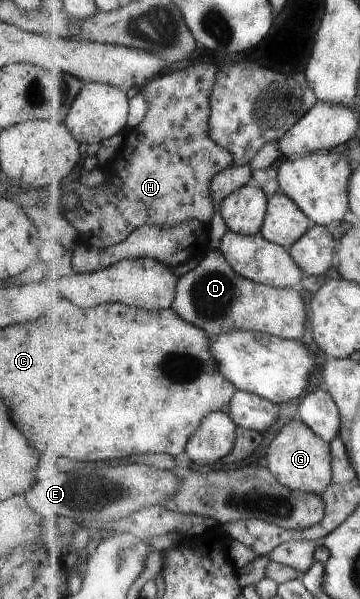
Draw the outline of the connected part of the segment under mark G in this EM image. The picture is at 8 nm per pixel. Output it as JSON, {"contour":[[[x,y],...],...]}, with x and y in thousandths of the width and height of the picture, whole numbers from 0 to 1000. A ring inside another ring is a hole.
{"contour":[[[847,703],[800,705],[747,746],[742,768],[761,793],[803,815],[844,823],[900,825],[928,800],[928,761],[922,741],[908,738]]]}

